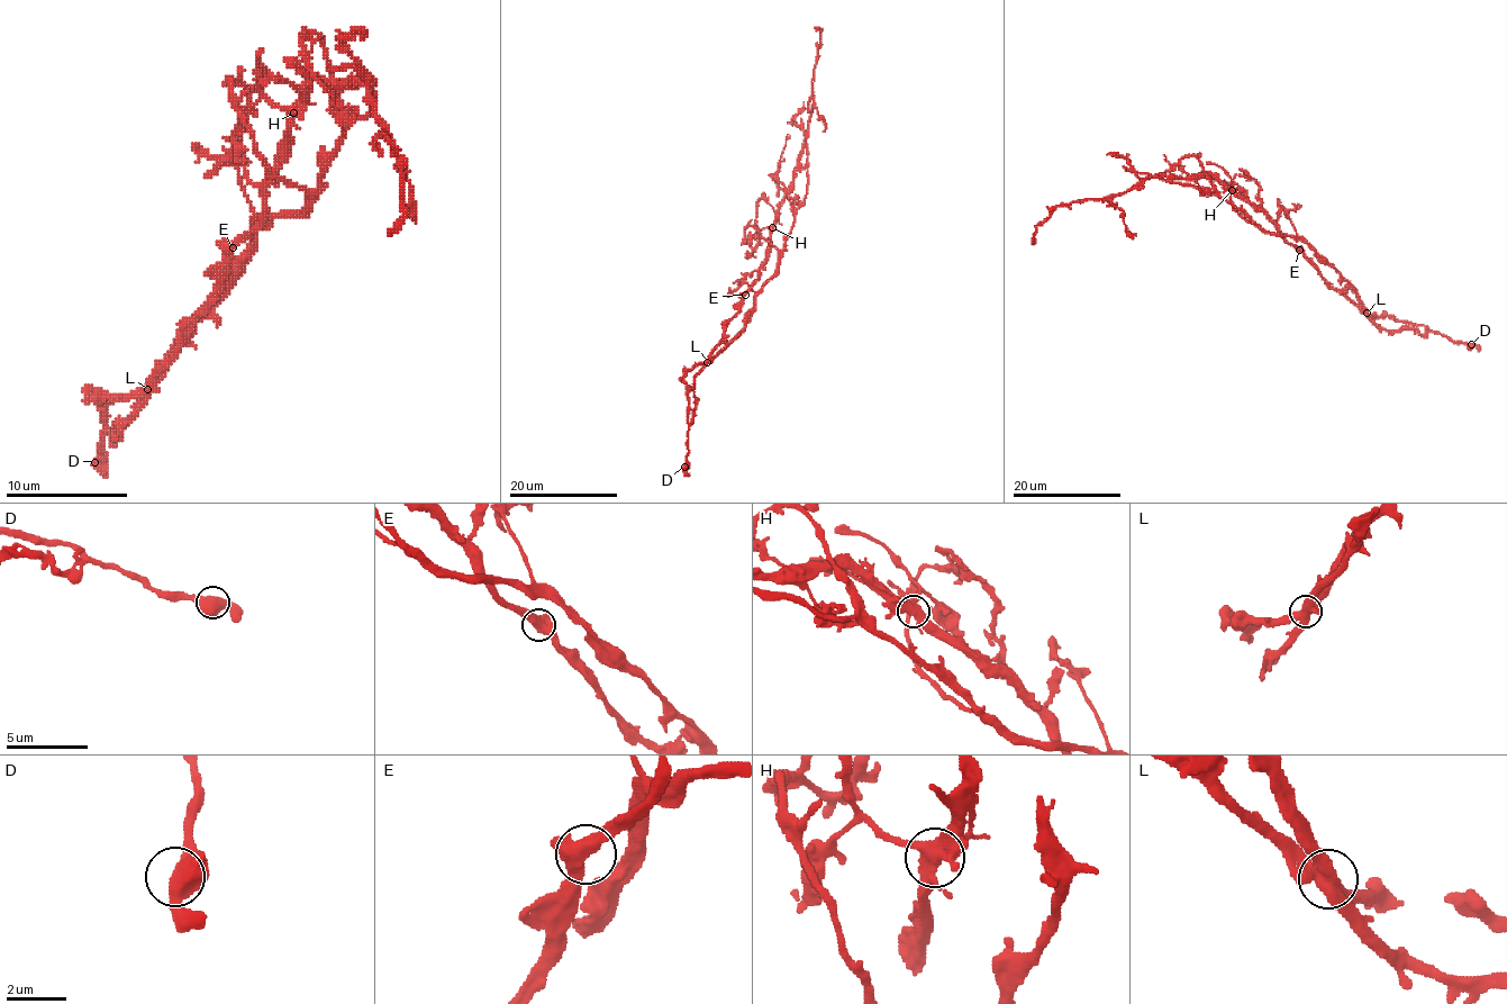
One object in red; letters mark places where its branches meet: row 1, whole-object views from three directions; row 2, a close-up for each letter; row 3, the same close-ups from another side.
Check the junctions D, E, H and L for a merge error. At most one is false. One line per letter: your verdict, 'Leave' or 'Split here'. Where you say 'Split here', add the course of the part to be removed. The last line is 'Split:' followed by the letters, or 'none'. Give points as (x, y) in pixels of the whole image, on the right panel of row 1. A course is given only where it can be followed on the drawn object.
D: Leave
E: Leave
H: Leave
L: Split here. Course of the part to remove: (1367, 311), (1356, 290), (1309, 245), (1261, 229), (1228, 204), (1192, 155), (1163, 172), (1138, 179)
Split: L

